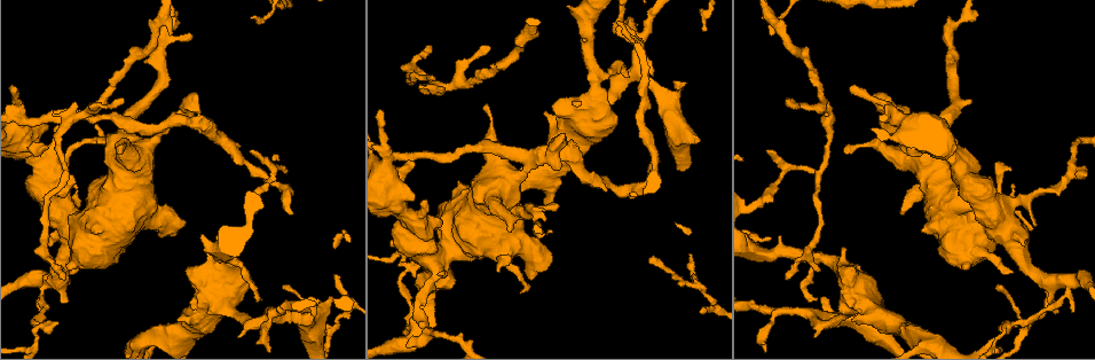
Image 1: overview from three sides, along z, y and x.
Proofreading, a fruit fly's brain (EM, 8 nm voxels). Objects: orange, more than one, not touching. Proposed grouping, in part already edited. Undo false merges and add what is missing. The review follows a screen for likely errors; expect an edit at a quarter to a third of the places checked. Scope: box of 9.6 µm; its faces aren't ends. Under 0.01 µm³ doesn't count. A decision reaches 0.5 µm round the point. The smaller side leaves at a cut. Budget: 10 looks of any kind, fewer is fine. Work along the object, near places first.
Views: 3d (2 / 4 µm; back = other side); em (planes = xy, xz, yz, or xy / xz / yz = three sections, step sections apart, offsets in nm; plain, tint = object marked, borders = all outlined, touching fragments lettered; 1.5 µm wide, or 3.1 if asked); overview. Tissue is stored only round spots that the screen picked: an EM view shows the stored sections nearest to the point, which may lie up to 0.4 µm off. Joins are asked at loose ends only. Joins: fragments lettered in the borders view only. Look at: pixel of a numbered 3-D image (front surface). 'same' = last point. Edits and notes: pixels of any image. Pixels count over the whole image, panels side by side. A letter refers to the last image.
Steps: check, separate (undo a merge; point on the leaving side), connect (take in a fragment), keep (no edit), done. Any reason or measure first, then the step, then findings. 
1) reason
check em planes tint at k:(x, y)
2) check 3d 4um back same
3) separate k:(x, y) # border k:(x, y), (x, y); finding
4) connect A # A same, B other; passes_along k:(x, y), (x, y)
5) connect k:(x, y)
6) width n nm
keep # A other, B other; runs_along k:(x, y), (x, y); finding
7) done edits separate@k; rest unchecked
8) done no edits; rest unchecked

tapers out
check em planes borders at 1:(333, 274)

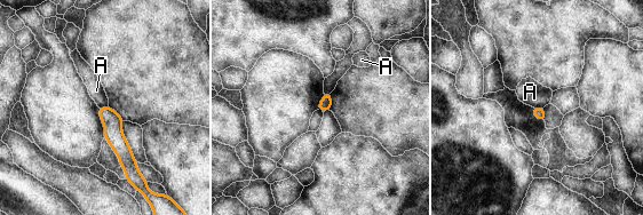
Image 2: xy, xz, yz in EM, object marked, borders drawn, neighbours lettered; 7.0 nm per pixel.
keep # A other; runs_along 2:(101, 110), (112, 121), (127, 170); none of them fits

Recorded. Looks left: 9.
sharp bend
check 3d 2um at 1:(1070, 282)

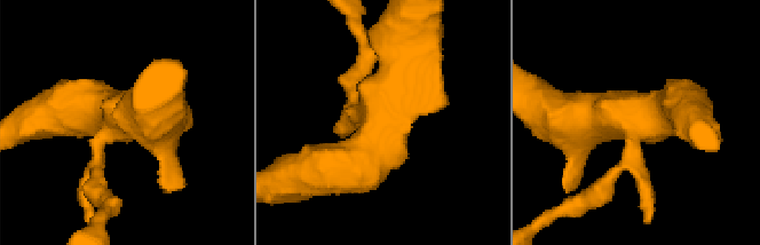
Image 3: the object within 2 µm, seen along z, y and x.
need the tissue
check em xy step 4 tint at 3:(382, 114)

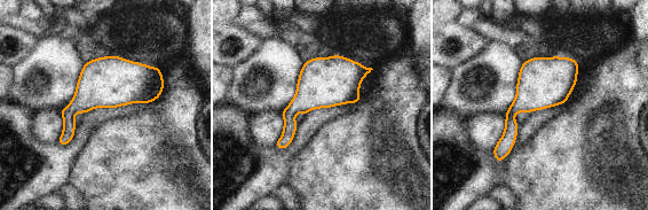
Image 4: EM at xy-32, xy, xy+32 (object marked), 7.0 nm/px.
cut it another way
check em planes borders same

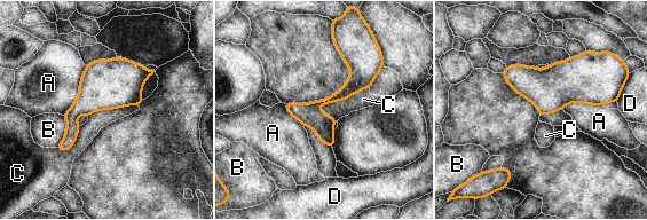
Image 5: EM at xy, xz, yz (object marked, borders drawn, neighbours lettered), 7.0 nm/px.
keep # A other, B other, C other, D other; runs_along 5:(340, 48), (355, 80), (318, 107), (330, 143); all the same neuron

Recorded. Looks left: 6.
sudden change in width
check em xz step 8 tint at 1:(1003, 212)

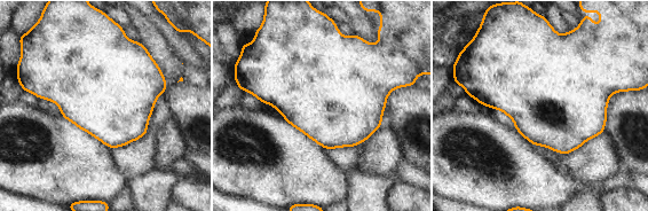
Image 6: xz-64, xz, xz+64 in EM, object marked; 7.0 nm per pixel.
check em xz step 8 borders same

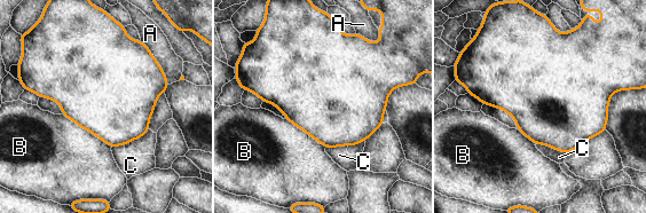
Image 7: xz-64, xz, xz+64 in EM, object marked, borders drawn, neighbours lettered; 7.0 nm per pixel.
width 650 nm
keep # A other, B other, C other; border 7:(62, 115), (111, 147); continuous, no second neuron

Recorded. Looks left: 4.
arms part here
check 3d 4um at 1:(37, 326)

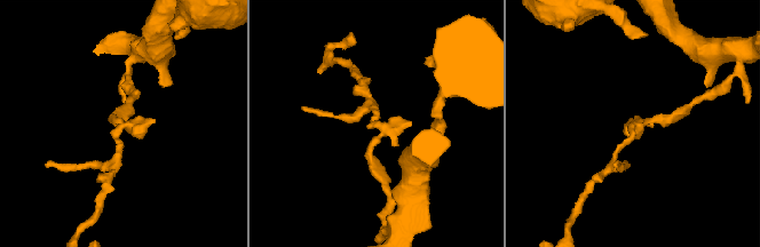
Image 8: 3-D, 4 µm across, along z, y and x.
check em planes borders at 8:(641, 125)

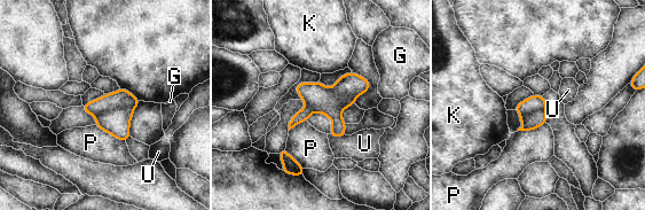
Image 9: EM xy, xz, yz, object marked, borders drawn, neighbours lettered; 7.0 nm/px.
separate 9:(122, 98) # G other, K other, P other, U other; two neurons meet here

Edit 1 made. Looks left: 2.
done edits separate@9; rest unchecked

